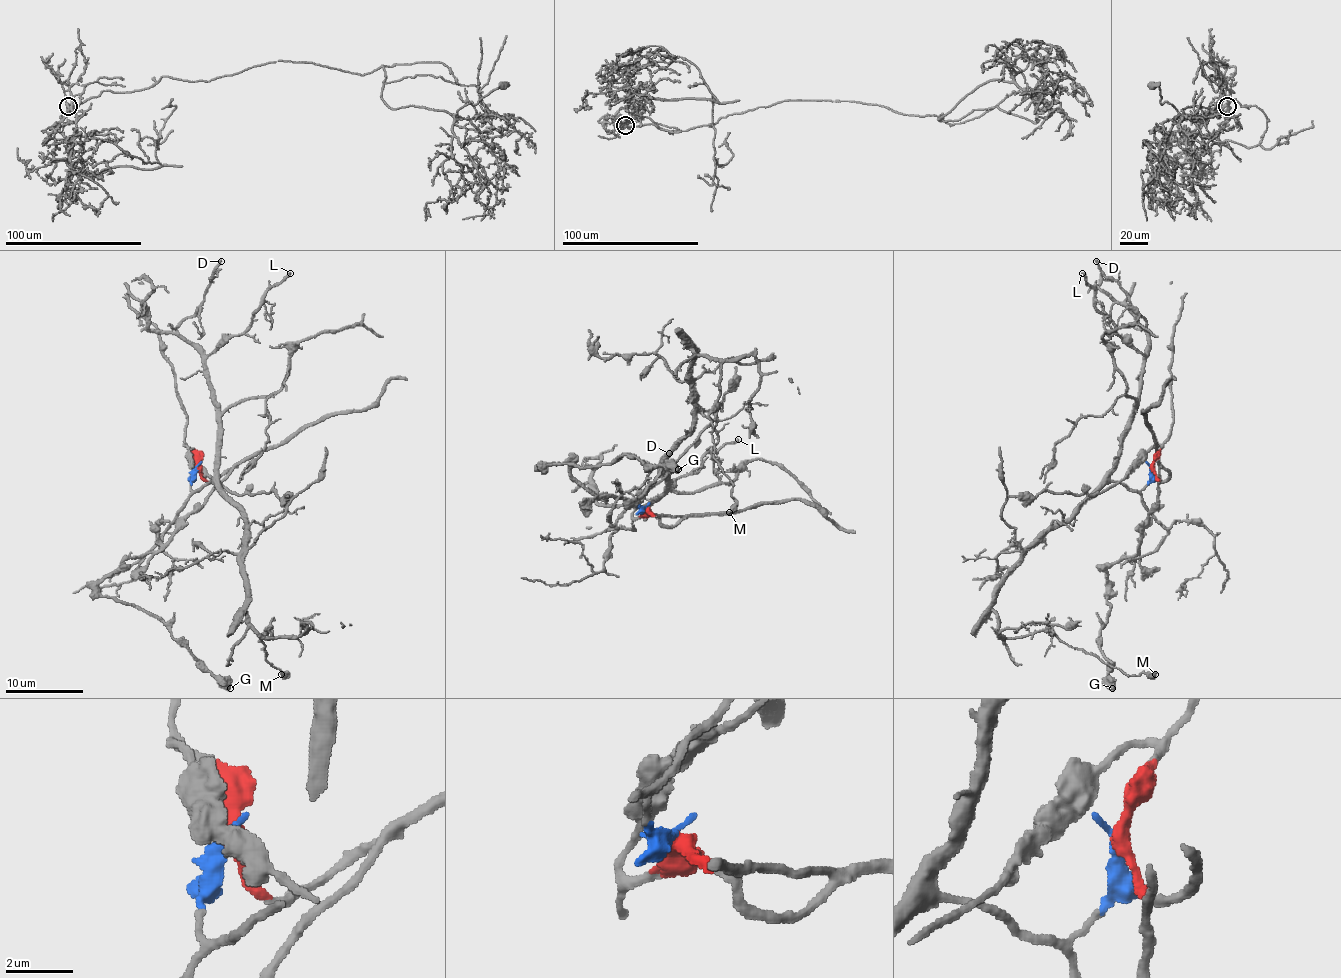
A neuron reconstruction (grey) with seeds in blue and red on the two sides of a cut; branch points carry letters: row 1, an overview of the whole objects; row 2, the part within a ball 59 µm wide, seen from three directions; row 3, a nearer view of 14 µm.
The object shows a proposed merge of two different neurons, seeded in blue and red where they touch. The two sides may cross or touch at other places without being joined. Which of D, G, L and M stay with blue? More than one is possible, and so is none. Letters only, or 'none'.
D, L, M

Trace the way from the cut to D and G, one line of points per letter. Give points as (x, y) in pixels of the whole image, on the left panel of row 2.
D: (195, 467), (191, 482), (199, 490), (215, 478), (218, 412), (205, 358), (176, 329), (195, 313), (220, 260)
G: (195, 467), (207, 480), (232, 469), (158, 550), (129, 556), (98, 585), (98, 591), (152, 613), (230, 689)

